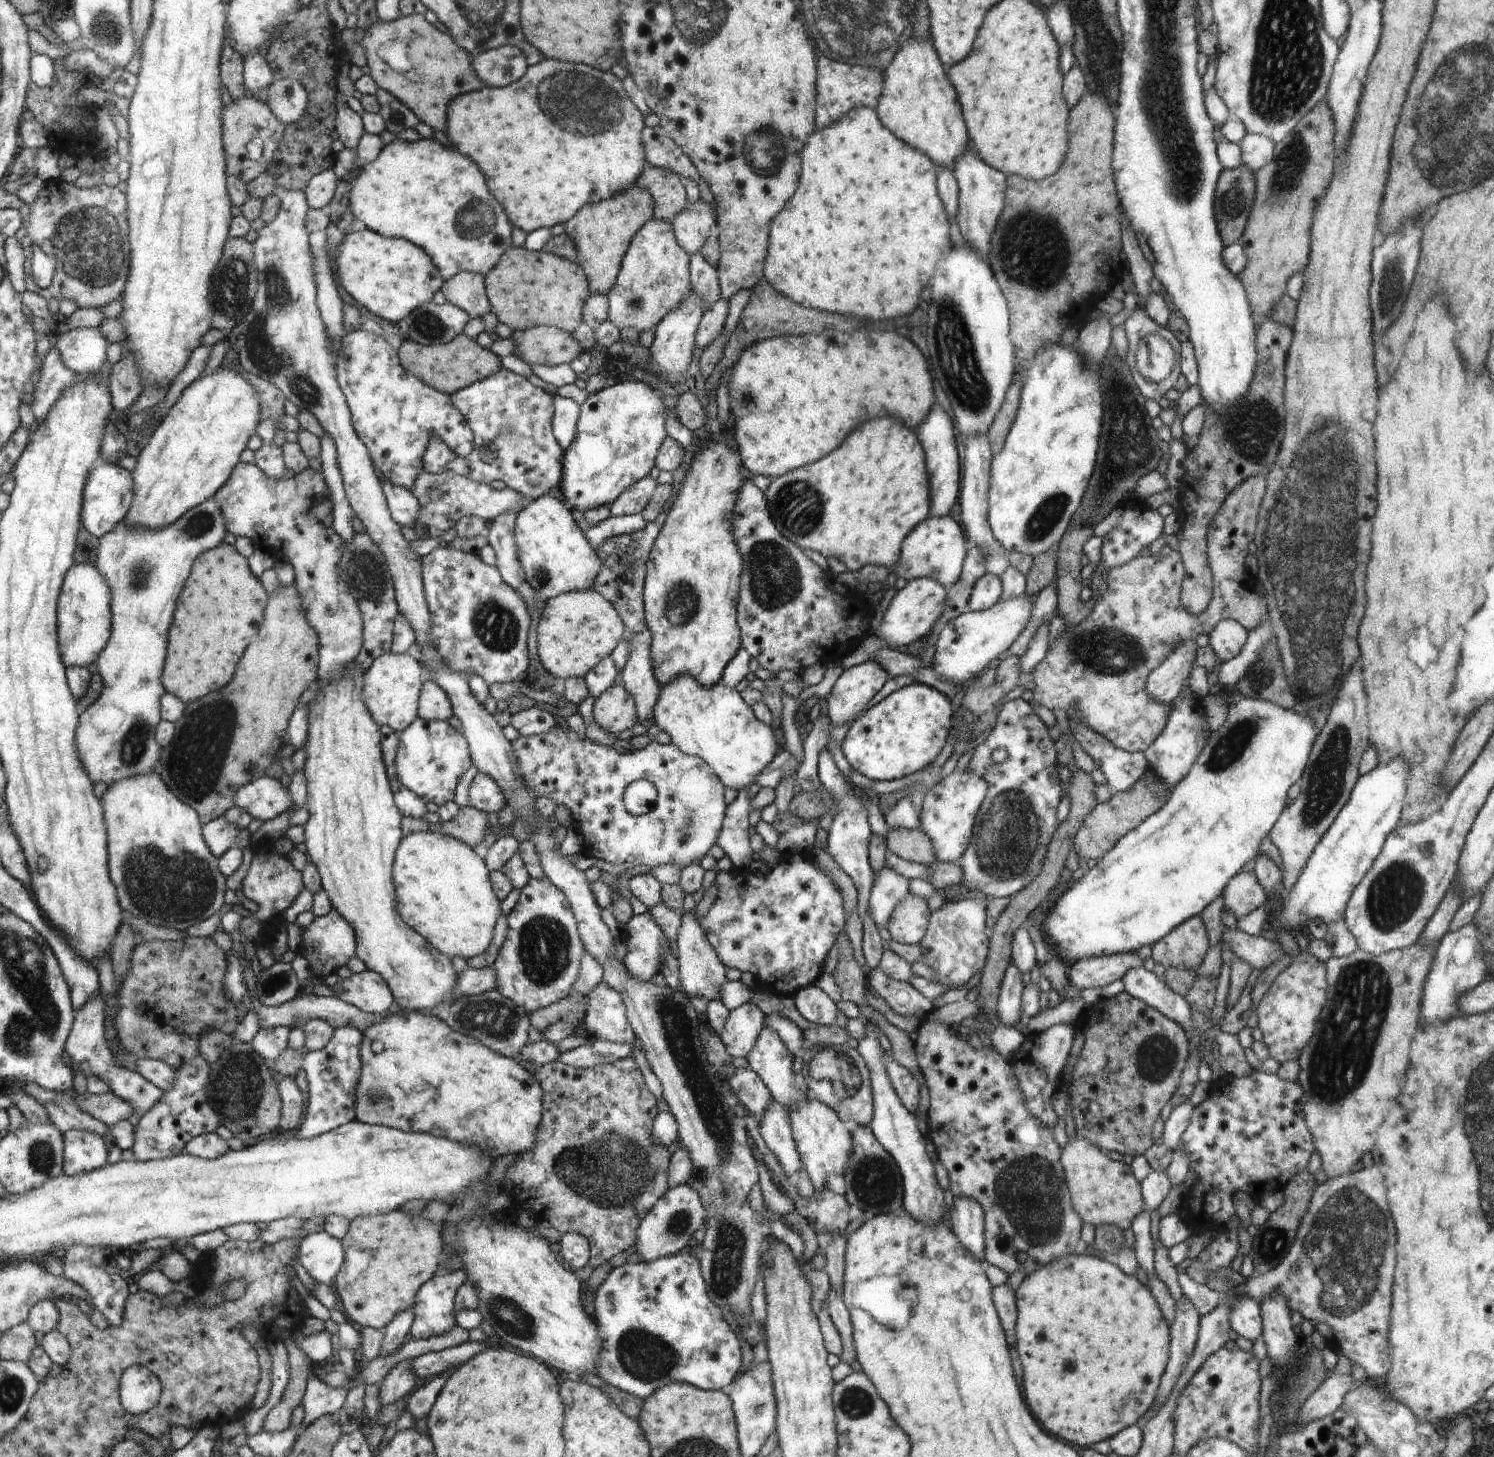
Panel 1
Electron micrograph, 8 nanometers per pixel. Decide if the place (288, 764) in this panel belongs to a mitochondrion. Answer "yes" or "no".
no

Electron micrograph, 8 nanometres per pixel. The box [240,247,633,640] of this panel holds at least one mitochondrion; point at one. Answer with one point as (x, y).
(270, 346)

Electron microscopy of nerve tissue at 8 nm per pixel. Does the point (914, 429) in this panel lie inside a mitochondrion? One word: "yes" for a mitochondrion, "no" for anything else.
no

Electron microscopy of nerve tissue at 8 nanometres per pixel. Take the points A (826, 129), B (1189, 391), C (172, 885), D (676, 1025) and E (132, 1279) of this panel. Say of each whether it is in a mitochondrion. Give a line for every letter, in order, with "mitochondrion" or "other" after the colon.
A: other
B: other
C: mitochondrion
D: mitochondrion
E: other

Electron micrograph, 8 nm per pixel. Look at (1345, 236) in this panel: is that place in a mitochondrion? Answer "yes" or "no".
no

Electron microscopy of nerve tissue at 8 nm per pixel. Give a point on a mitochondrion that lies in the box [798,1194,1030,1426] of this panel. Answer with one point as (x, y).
(856, 1402)

